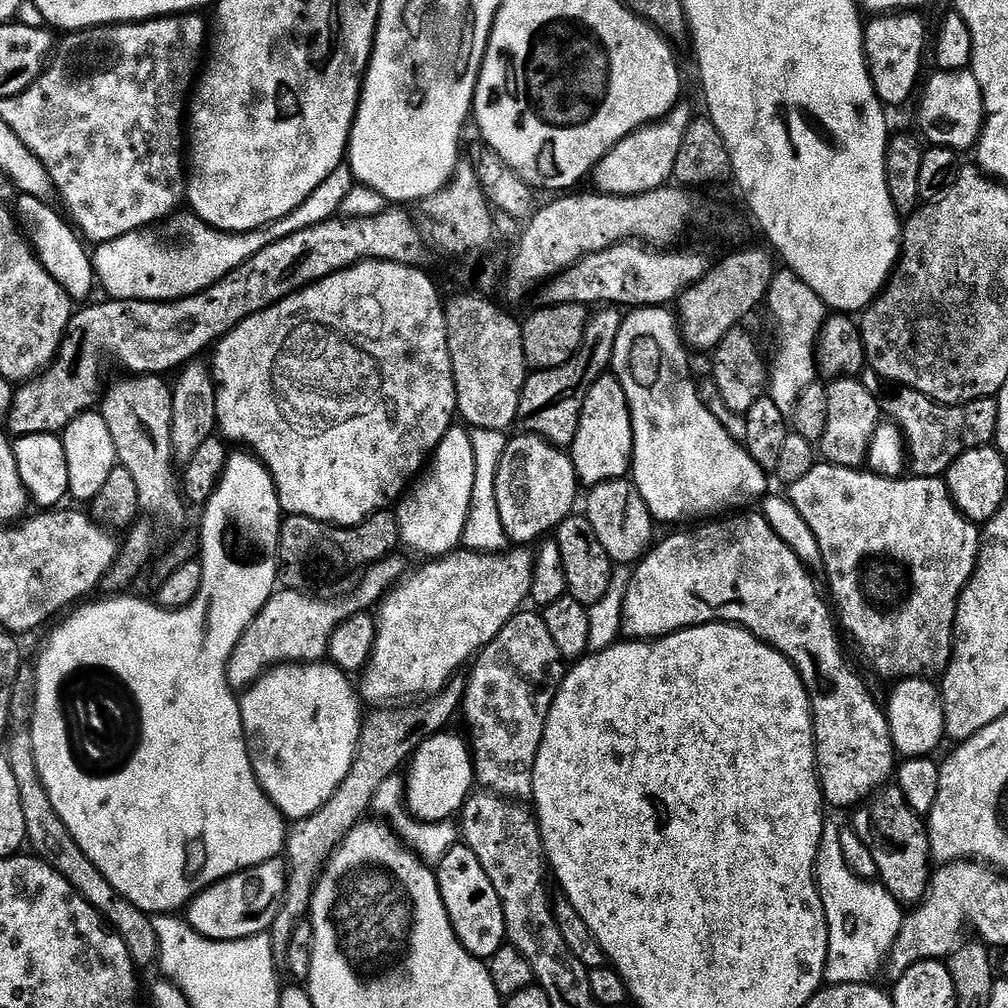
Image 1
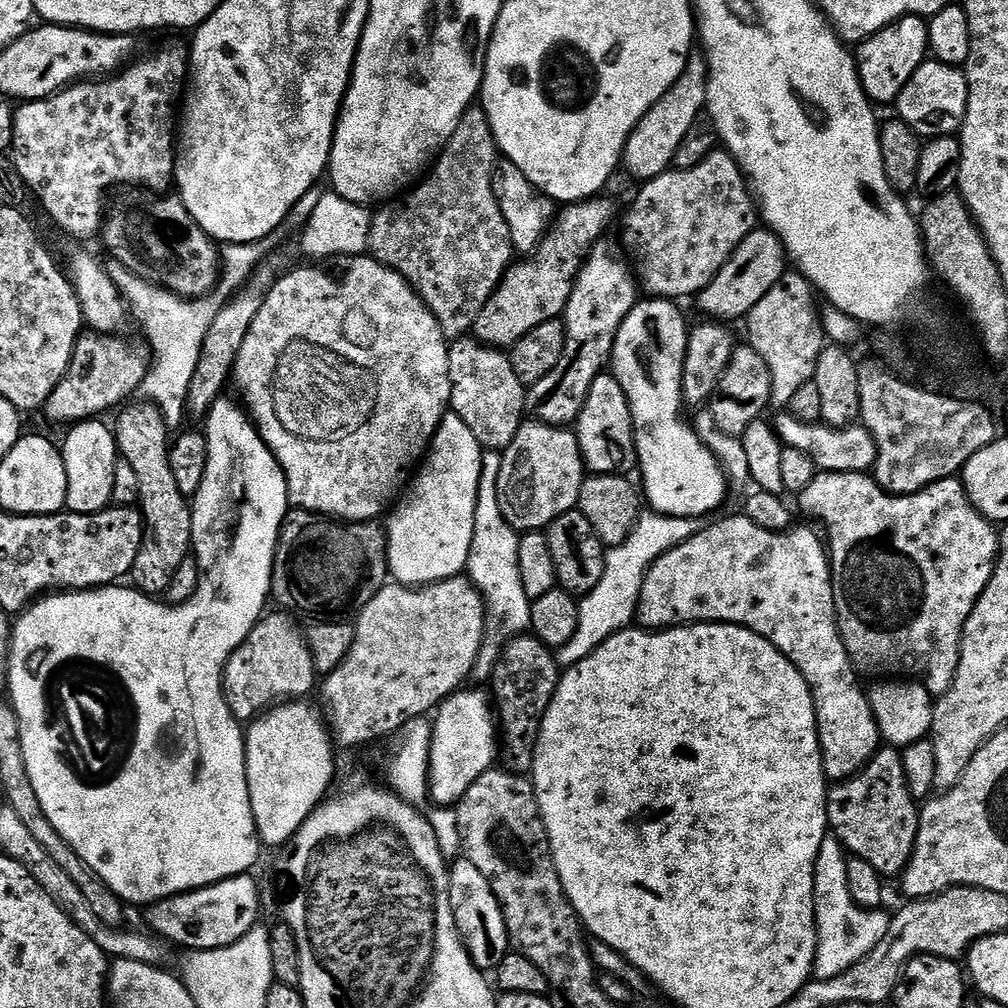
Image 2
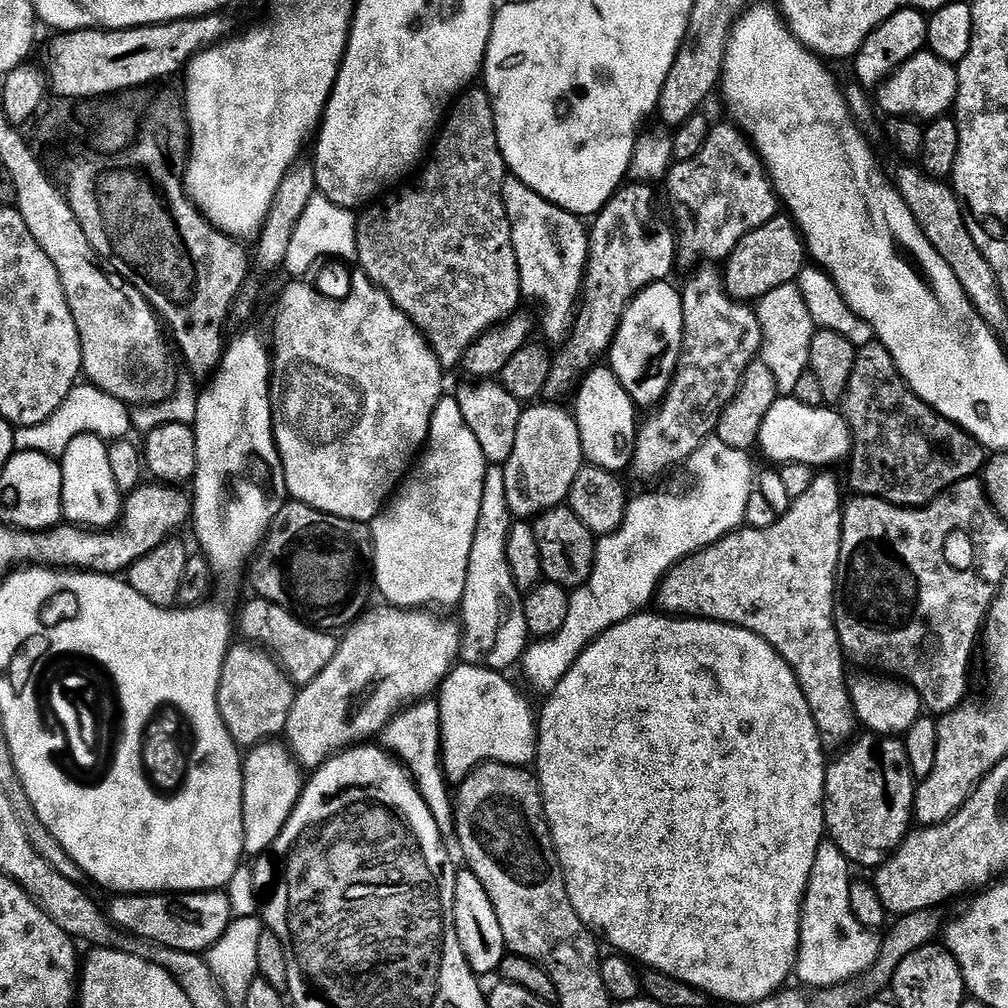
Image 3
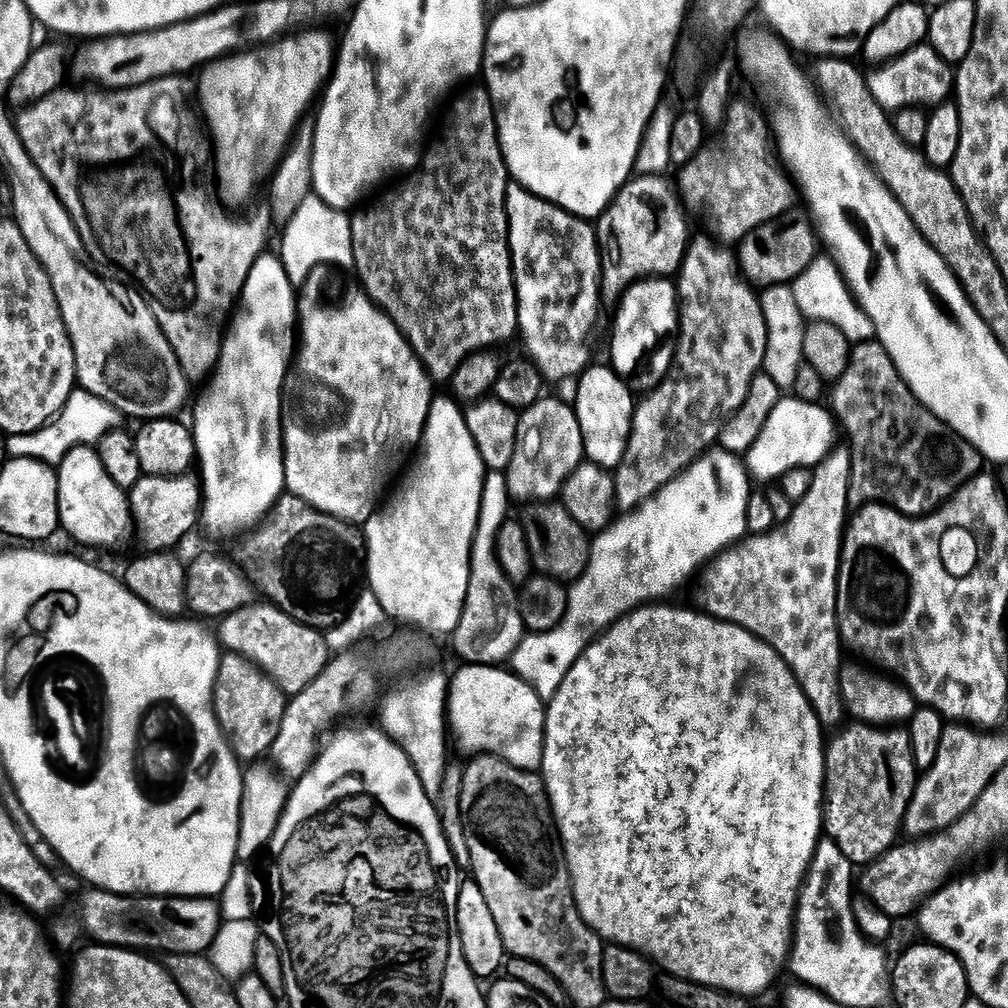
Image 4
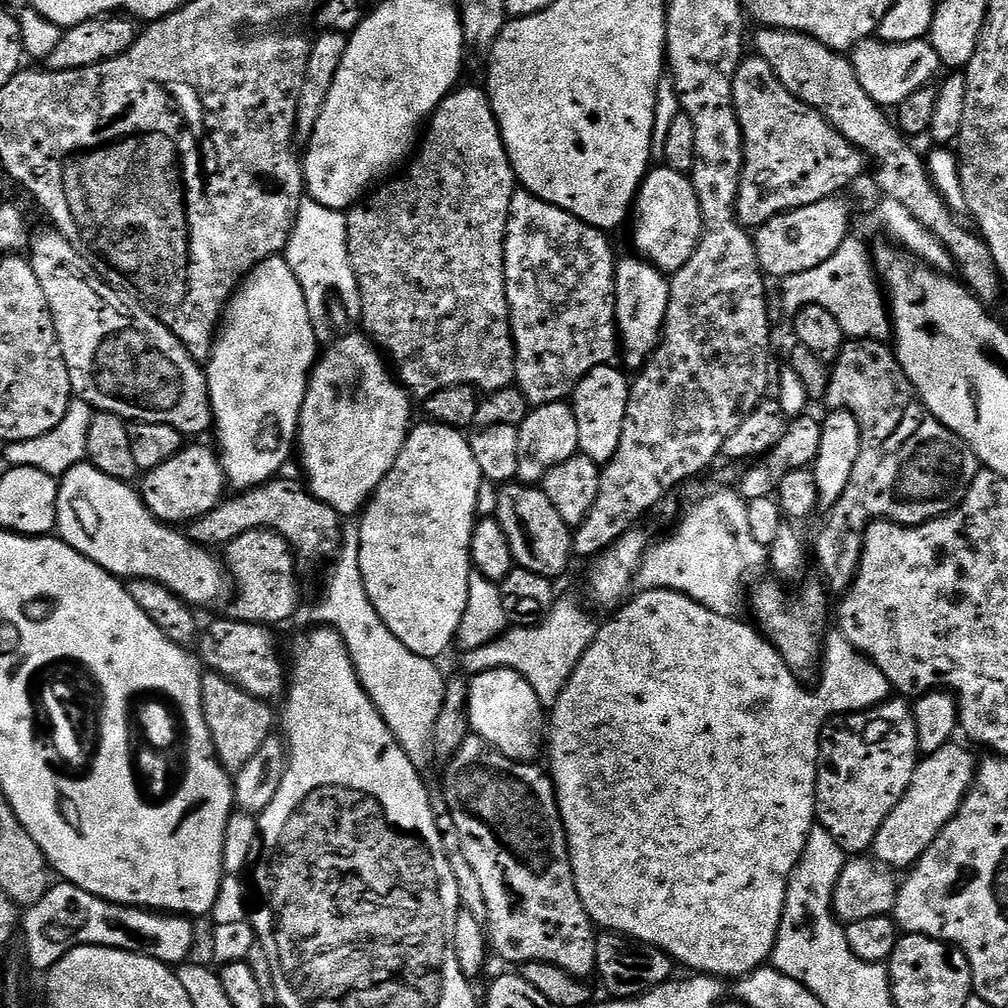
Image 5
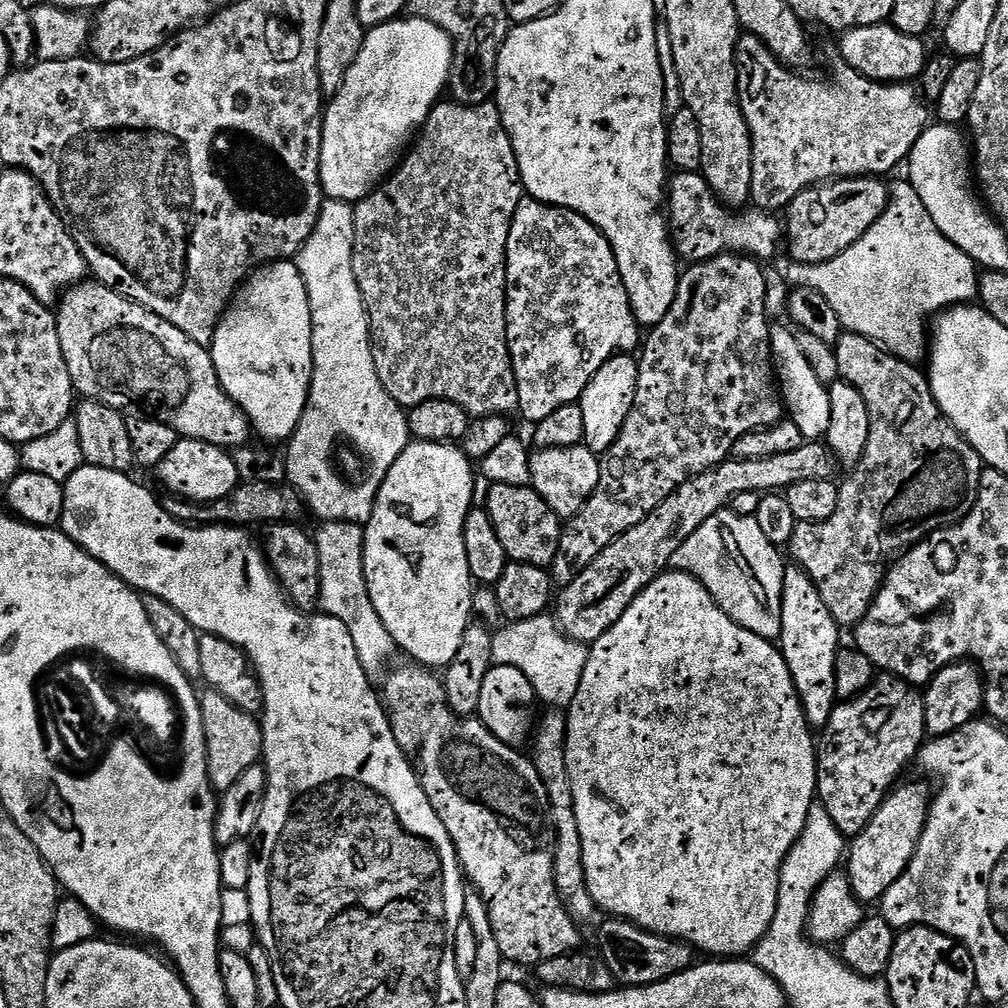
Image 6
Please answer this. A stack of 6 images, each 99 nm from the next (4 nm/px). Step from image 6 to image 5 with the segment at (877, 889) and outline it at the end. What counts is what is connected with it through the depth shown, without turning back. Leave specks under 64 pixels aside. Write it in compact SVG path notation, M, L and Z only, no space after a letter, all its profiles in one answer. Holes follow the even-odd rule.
M959 742L927 753L917 763L916 773L906 794L876 835L870 849L871 855L893 870L908 870L916 865L934 838L938 838L938 834L942 834L945 826L958 814L976 780L977 767L977 757L972 757Z

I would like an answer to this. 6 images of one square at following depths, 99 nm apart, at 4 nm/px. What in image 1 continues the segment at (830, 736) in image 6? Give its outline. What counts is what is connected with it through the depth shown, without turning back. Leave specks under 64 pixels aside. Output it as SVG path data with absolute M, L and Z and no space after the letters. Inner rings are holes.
M900 787L881 788L871 803L859 805L851 816L850 826L858 835L867 839L870 854L874 854L879 883L901 905L916 906L920 903L932 879L934 861L925 821L908 805Z

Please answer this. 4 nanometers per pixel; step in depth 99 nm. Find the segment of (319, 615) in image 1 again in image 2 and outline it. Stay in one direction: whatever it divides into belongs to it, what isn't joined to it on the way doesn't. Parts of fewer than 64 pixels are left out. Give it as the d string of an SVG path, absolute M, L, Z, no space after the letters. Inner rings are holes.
M288 614L265 615L232 652L224 667L224 697L241 722L251 722L281 702L311 697L318 673L305 633Z

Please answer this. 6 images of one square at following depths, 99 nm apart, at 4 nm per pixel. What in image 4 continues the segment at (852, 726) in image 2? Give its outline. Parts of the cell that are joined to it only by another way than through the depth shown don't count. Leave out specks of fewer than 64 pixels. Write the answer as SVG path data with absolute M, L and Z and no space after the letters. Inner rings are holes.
M834 447L814 468L810 488L803 499L795 501L793 516L788 523L760 536L749 535L740 544L718 556L707 567L708 574L704 578L703 607L707 615L725 620L728 624L737 624L775 650L788 663L789 670L802 686L814 714L828 730L843 725L846 720L844 701L840 694L842 641L836 617L836 580L840 577L840 549L850 520L848 495L852 449L843 447Z

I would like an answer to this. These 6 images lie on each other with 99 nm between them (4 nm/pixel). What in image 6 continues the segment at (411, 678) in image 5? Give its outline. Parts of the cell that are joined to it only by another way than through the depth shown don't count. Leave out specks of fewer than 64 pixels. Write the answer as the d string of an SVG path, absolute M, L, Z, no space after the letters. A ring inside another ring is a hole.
M346 522L321 523L319 527L320 529L314 532L314 543L320 567L319 607L323 615L338 618L342 626L348 628L352 645L364 671L369 674L375 674L376 671L379 673L389 663L387 662L388 655L394 652L394 645L392 635L388 633L386 626L382 626L368 597L368 583L364 577L363 527Z

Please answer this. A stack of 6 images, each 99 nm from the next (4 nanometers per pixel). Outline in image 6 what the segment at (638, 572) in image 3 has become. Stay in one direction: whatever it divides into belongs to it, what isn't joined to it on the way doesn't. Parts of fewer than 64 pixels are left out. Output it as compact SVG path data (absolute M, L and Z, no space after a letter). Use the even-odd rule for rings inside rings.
M725 510L716 512L698 530L681 542L671 558L671 563L679 571L687 573L697 580L712 596L713 604L720 607L721 613L728 616L737 629L743 630L749 636L761 636L765 642L772 642L780 635L779 612L782 596L783 576L785 567L780 566L780 556L777 545L766 542L762 530L758 530L755 515L741 516L739 511ZM541 614L529 620L518 620L492 632L493 665L501 664L518 670L528 679L531 695L552 710L569 707L578 690L582 670L588 661L588 648L577 640L569 640L551 615Z

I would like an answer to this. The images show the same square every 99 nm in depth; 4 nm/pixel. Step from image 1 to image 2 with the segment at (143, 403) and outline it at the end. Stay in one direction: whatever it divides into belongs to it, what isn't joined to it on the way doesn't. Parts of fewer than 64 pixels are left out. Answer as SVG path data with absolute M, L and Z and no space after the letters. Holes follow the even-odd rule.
M131 404L119 413L121 416L114 423L119 455L130 462L138 478L138 507L144 517L144 537L138 558L134 558L130 580L145 596L160 598L166 586L170 586L178 566L182 566L192 552L192 505L189 497L178 490L178 482L174 482L174 472L170 470L170 435L163 414L152 404Z

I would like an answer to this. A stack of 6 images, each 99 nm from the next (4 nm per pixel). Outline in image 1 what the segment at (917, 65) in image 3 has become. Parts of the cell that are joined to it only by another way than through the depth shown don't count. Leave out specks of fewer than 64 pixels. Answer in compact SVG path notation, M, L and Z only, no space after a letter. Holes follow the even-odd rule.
M936 70L927 80L928 77L923 81L922 91L919 93L919 135L929 145L937 148L975 149L976 140L984 128L984 99L978 78L974 78L970 70Z

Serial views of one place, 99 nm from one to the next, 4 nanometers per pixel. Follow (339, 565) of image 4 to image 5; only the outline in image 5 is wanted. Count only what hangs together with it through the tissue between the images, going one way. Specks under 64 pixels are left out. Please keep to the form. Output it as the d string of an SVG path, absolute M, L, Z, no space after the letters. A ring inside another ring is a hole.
M273 478L267 484L260 484L256 488L249 488L243 494L236 497L221 500L210 514L202 514L196 520L188 521L186 535L195 544L201 546L217 544L223 546L228 541L238 538L238 534L246 534L255 528L268 528L271 532L277 532L292 548L292 555L296 557L301 565L320 564L323 560L331 561L339 553L342 547L342 517L335 512L329 504L324 504L316 496L308 491L303 483L296 480L284 480L285 478Z

